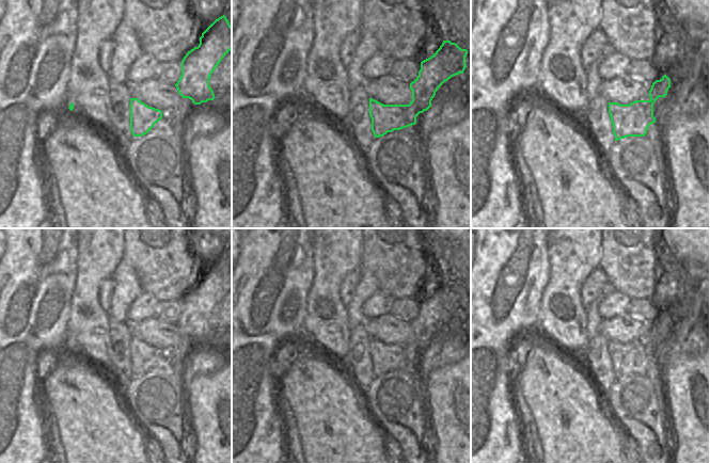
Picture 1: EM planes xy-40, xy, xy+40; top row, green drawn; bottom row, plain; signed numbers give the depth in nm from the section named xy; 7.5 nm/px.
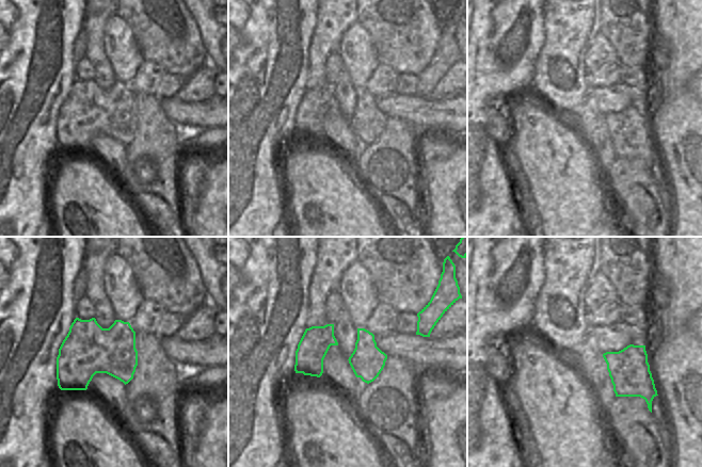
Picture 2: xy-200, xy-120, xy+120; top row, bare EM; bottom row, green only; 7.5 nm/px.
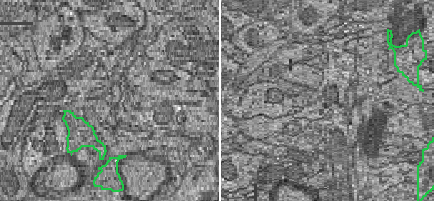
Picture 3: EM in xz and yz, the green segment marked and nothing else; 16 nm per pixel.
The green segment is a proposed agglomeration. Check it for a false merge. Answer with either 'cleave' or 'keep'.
keep

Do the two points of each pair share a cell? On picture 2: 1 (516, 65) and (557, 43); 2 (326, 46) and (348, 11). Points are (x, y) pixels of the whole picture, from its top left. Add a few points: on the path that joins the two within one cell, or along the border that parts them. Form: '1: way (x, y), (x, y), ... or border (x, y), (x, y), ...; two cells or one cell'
1: border (543, 29), (544, 43), (531, 78); two cells
2: way (326, 37), (329, 30), (339, 19); one cell

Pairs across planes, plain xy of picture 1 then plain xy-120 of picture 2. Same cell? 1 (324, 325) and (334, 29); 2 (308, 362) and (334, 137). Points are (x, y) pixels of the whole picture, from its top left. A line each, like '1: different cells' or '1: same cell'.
1: same cell
2: different cells

